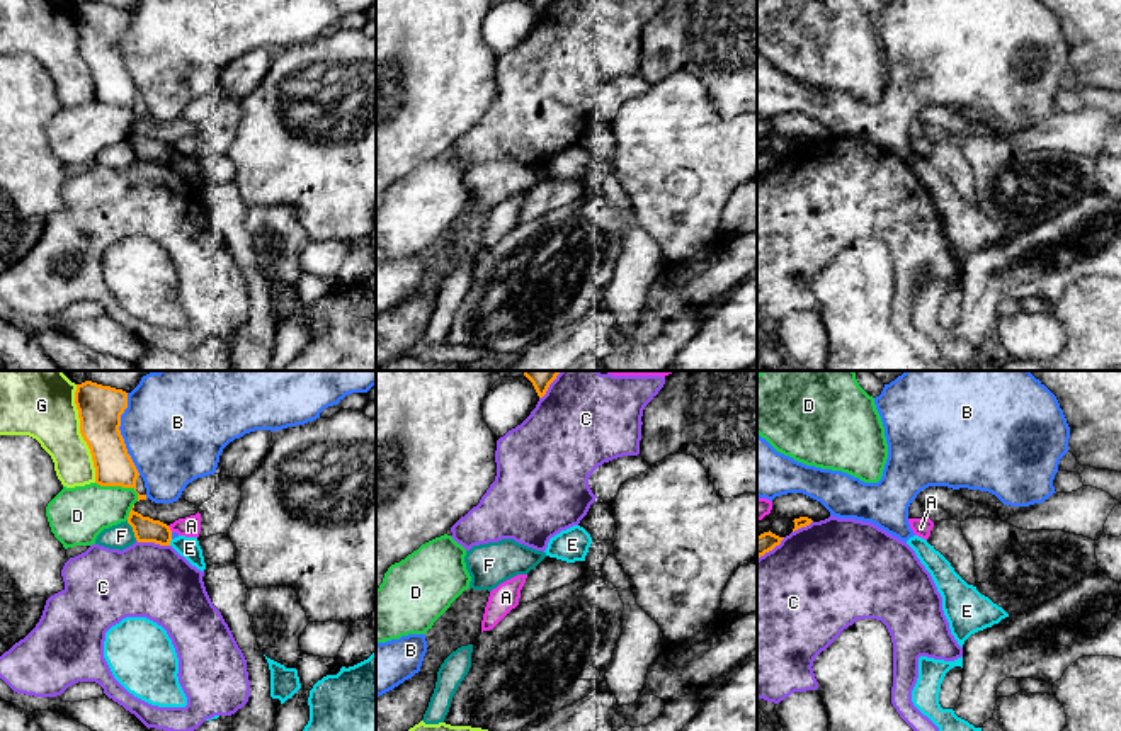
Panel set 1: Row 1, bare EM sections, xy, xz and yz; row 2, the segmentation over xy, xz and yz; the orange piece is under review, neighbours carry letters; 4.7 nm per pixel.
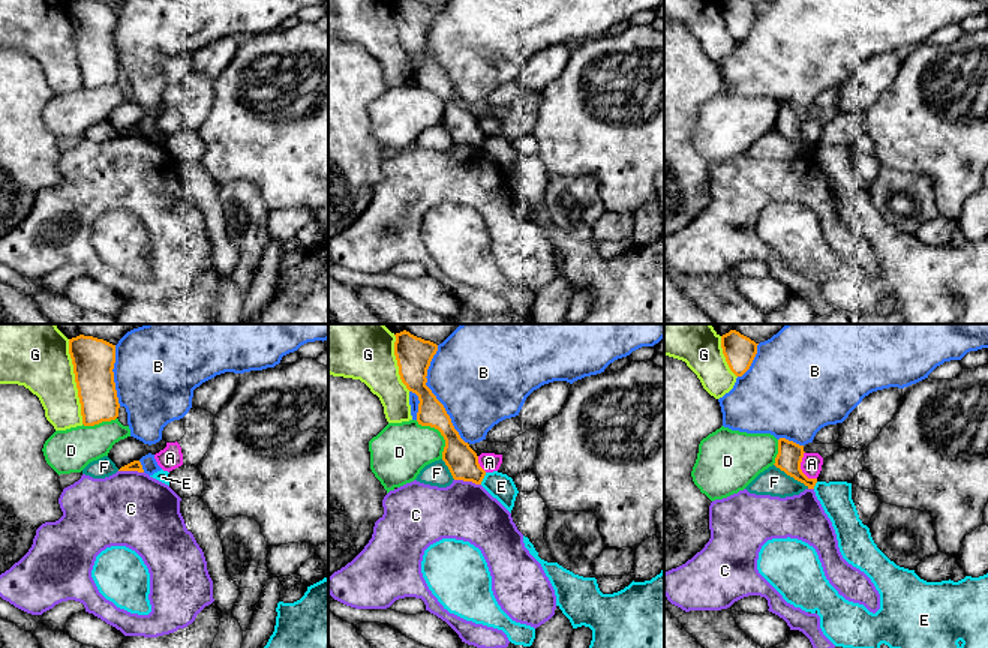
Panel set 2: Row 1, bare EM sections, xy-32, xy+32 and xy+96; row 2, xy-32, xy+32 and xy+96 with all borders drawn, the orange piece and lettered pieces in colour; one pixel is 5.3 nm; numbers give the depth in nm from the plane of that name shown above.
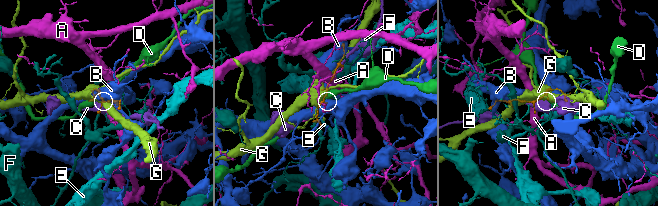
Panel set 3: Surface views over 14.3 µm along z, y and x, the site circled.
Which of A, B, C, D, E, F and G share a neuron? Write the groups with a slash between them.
A / B / C / D / E / F / G

